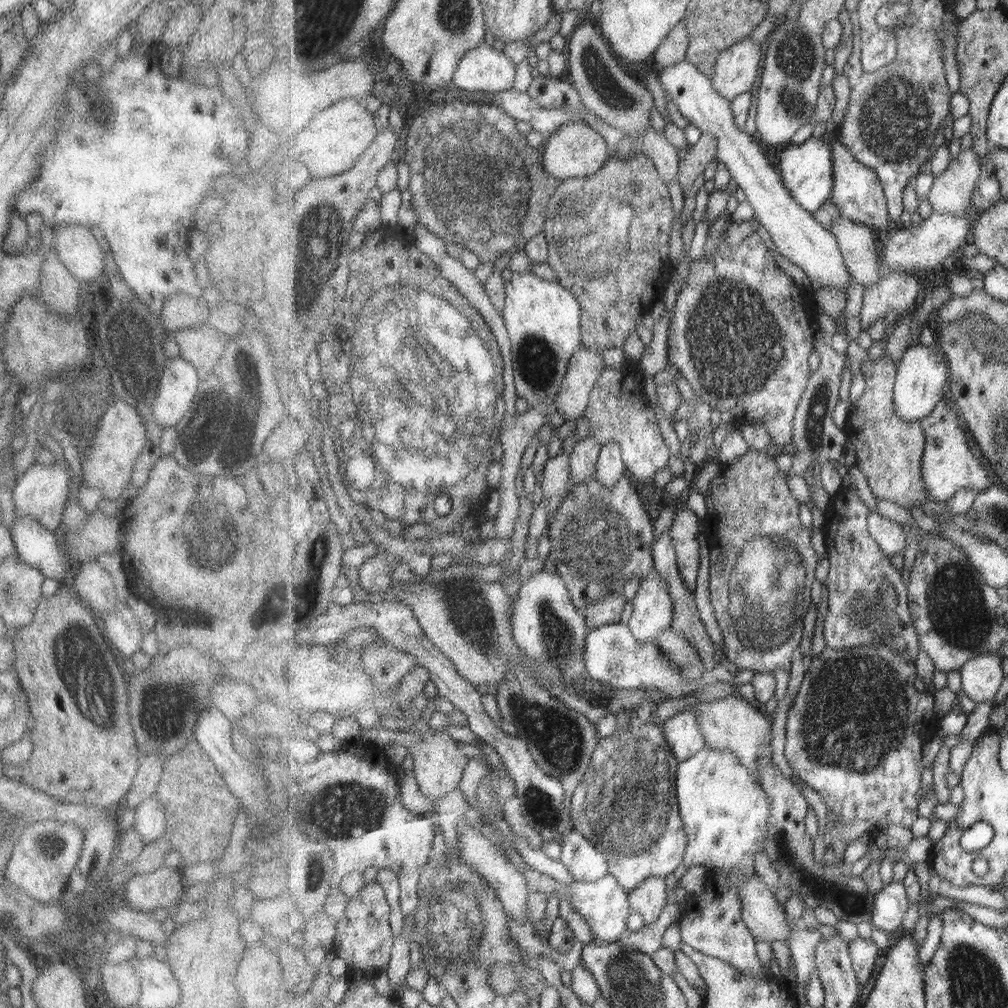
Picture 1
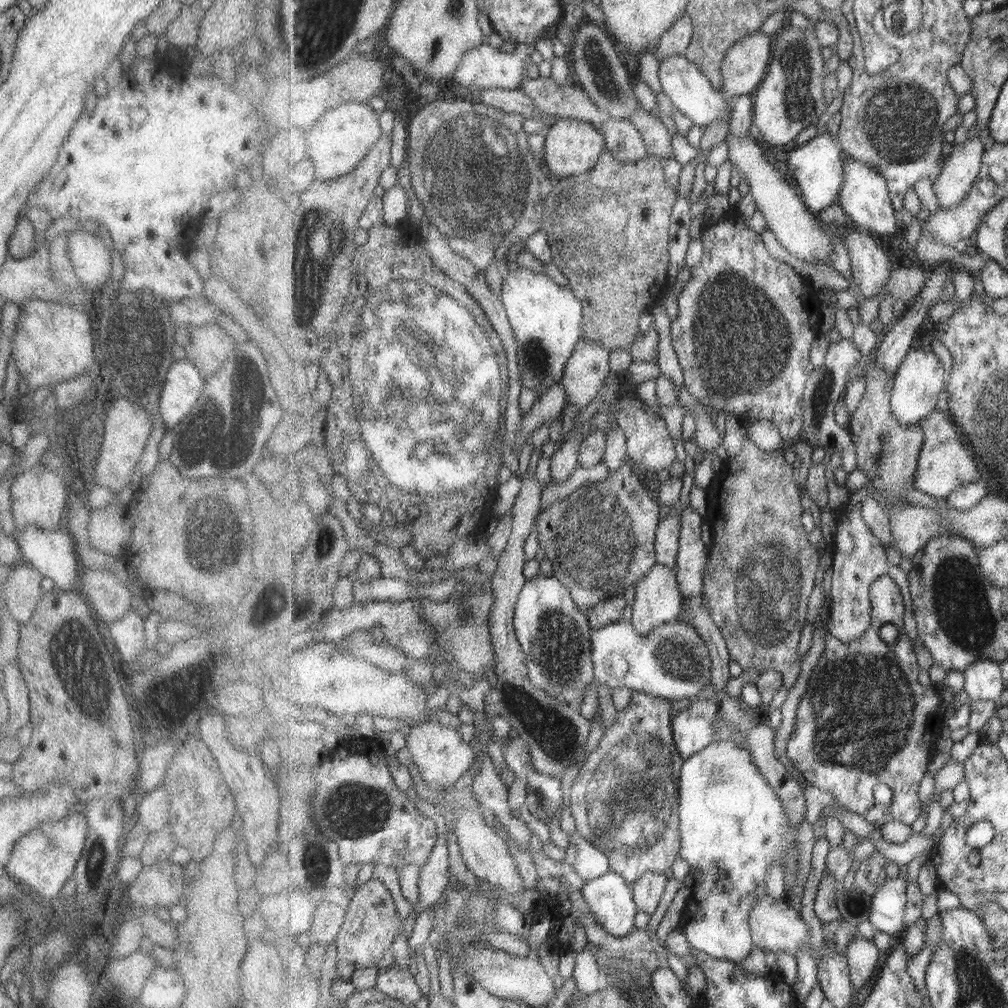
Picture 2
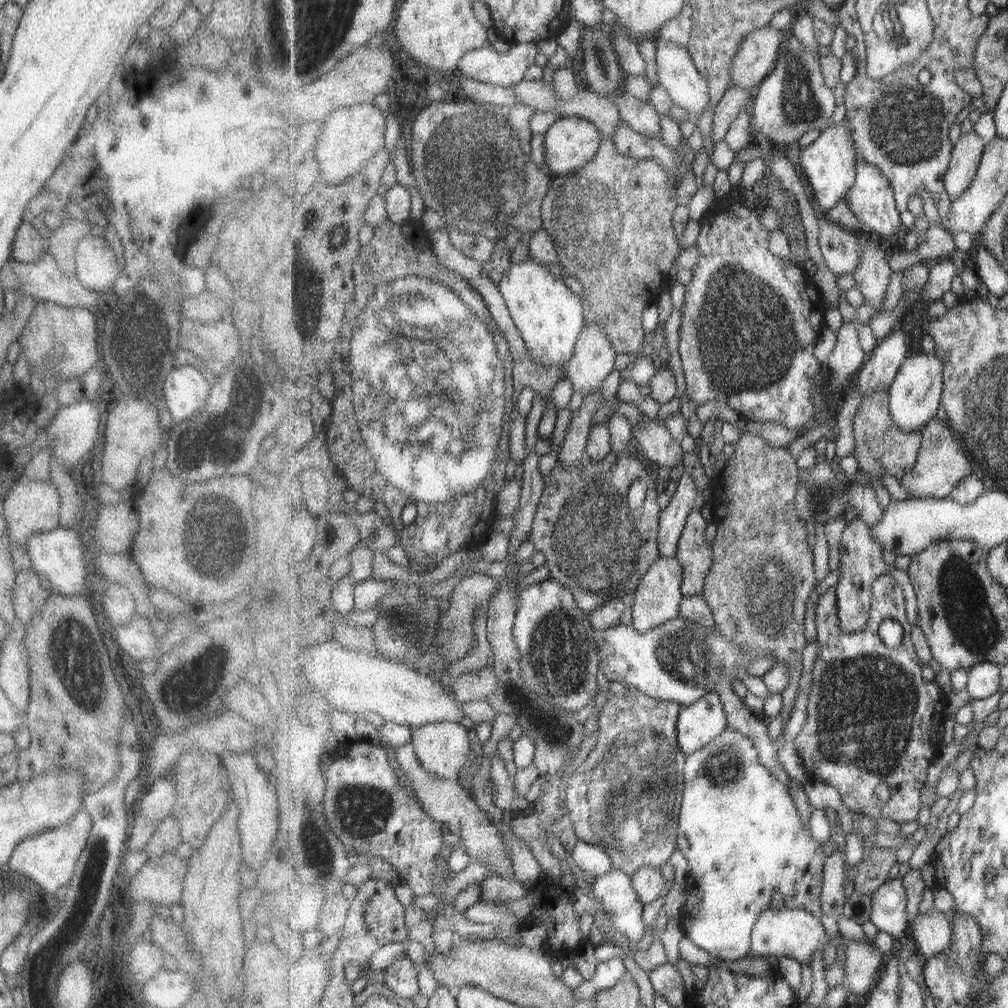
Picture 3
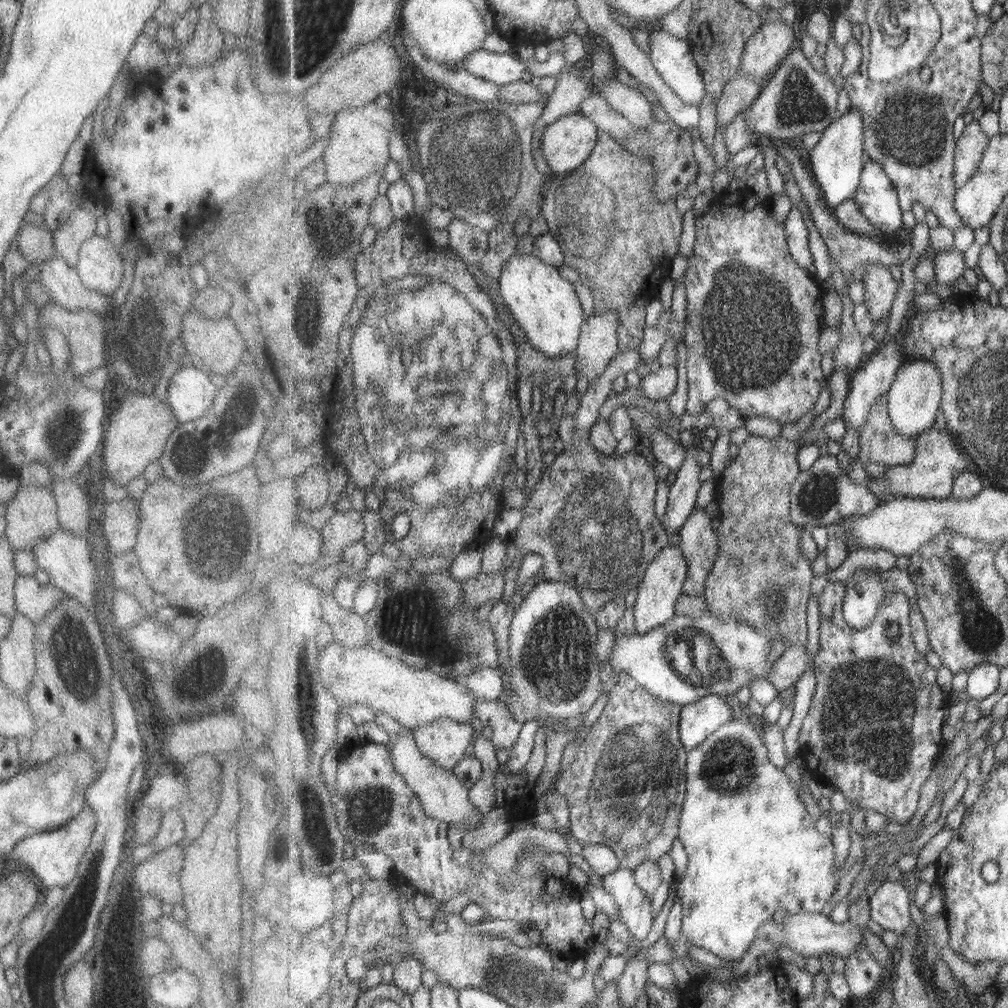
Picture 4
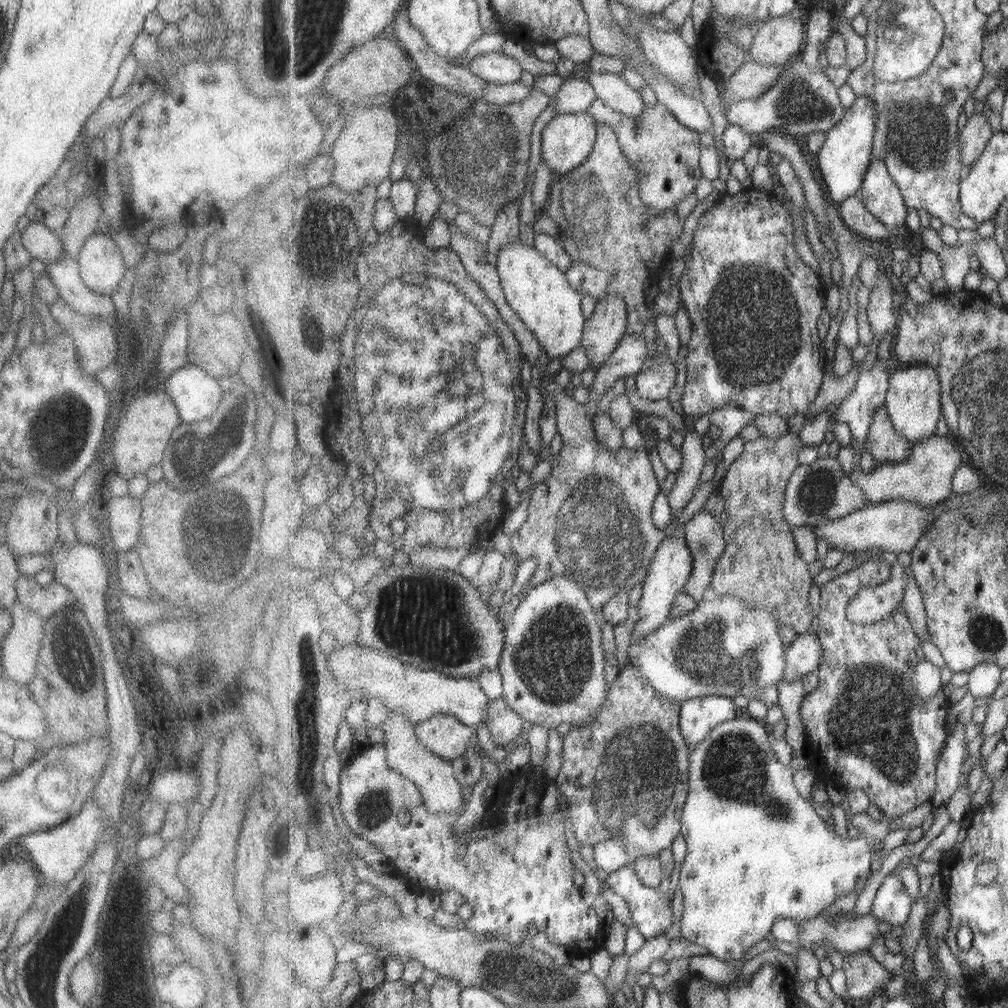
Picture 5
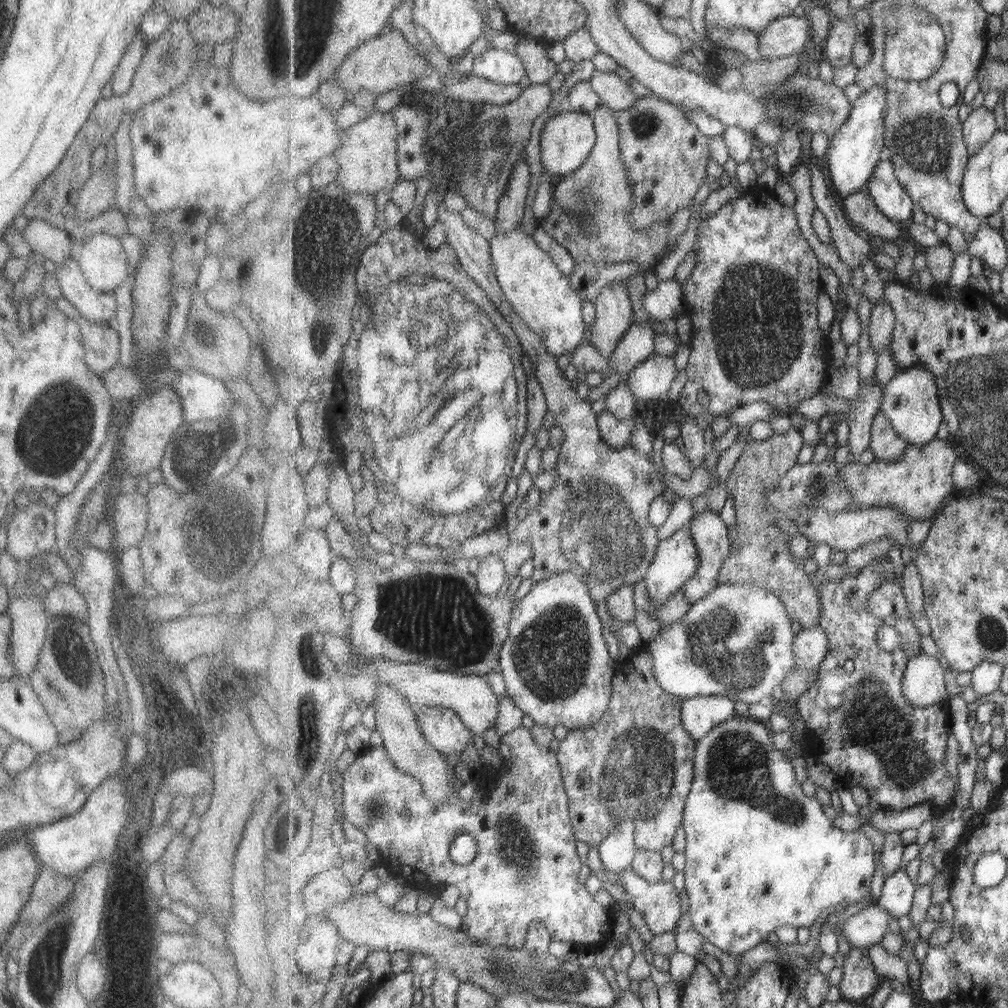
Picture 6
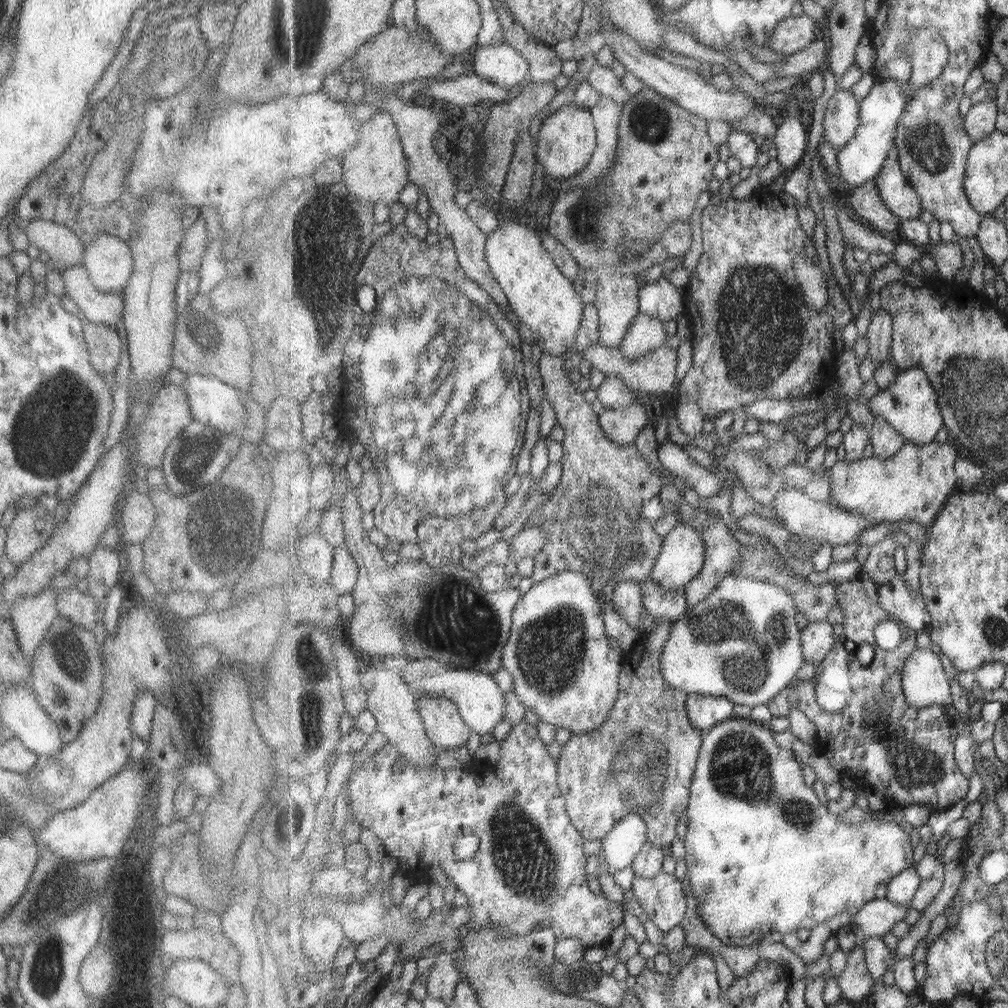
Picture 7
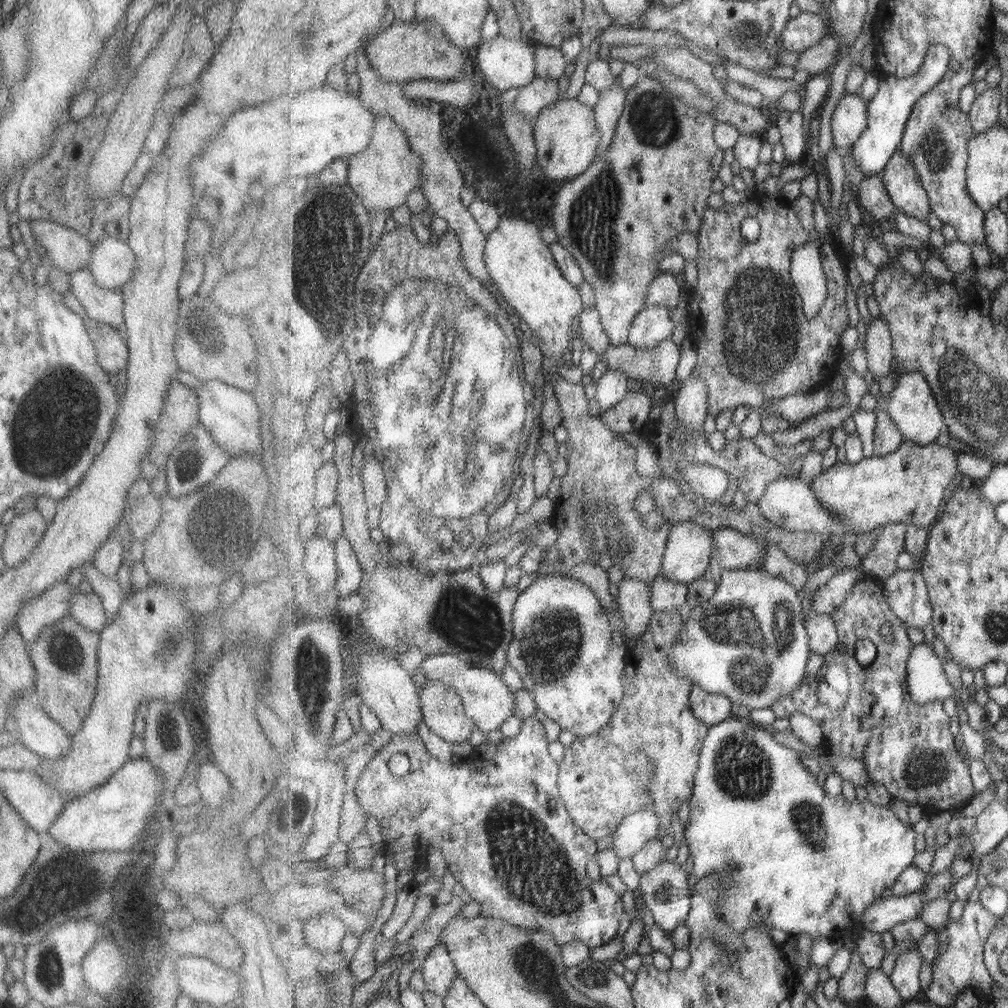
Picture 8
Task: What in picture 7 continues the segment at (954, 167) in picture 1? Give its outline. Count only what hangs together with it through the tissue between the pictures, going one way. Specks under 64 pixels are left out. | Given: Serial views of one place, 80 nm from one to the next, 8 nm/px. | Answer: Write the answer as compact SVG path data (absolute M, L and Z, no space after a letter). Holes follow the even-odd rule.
M984 98L971 106L965 117L965 125L974 143L981 142L998 129L999 111L997 102L991 98Z

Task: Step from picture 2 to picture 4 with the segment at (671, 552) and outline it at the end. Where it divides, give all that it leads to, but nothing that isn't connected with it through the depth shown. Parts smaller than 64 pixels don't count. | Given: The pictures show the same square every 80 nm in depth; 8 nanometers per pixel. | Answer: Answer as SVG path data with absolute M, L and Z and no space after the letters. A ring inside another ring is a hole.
M691 444L686 449L686 460L671 485L668 509L661 520L668 533L680 532L687 519L697 510L698 494L703 485L700 479L700 453L700 445Z

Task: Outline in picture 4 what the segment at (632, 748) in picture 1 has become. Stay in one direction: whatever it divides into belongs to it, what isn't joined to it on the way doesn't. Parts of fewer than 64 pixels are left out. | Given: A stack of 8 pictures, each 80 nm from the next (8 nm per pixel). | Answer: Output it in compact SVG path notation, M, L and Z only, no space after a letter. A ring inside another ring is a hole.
M622 676L623 694L615 690L615 700L609 700L599 722L590 728L577 749L571 765L556 782L556 789L567 799L570 812L570 832L583 847L610 847L621 860L621 869L635 870L645 861L659 862L673 848L680 833L680 818L686 801L688 750L680 739L682 707L665 702L639 685L635 678ZM653 798L653 802L651 802ZM629 802L629 810L621 810ZM653 816L653 818L651 818Z

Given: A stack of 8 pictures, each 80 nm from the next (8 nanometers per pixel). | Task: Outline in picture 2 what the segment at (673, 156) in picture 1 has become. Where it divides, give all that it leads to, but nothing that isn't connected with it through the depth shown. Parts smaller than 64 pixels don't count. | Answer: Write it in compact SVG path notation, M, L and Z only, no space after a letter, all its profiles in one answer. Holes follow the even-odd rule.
M643 109L638 110L632 116L631 123L641 131L651 155L660 159L663 164L666 164L667 157L673 158L672 135L665 128L665 124L659 121L653 113Z

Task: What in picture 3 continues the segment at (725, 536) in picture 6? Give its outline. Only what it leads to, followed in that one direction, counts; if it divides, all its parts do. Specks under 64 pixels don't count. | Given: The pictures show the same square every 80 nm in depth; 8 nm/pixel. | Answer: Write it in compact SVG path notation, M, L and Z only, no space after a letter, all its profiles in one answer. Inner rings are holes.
M699 508L693 509L678 544L676 557L683 565L684 596L702 596L707 575L714 565L712 534L706 531L707 521Z

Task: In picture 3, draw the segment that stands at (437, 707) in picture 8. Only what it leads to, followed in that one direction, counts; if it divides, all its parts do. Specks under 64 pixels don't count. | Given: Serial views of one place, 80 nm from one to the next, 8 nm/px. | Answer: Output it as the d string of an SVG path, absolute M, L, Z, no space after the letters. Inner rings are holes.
M449 721L420 726L411 730L411 741L415 745L415 752L421 761L421 766L437 779L458 779L459 773L470 764L471 744L469 744L467 726Z

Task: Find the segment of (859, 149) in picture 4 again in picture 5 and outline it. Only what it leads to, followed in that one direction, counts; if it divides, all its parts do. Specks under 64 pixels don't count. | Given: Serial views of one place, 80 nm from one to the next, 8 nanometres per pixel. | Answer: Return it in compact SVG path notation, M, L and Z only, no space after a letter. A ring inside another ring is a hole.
M871 96L856 97L854 103L845 111L843 118L829 132L818 152L818 166L823 181L833 196L835 203L843 203L849 198L858 196L865 180L865 173L875 161L876 100Z

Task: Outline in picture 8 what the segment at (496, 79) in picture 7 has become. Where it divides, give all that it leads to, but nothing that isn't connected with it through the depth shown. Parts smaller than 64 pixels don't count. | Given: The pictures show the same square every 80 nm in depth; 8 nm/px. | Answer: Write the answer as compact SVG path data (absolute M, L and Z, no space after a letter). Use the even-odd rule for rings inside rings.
M526 35L522 40L505 39L501 36L483 42L478 46L476 55L477 67L480 75L494 87L497 92L506 91L513 87L529 86L538 78L536 75L536 62L534 48L536 42Z

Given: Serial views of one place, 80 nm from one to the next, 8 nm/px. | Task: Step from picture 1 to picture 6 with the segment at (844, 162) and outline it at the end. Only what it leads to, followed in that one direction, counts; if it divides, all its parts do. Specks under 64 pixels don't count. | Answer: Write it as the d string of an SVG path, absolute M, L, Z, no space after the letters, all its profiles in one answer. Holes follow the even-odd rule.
M886 151L883 155L883 159L879 162L879 166L875 168L874 177L866 185L869 189L869 195L871 199L875 201L875 205L879 207L879 210L887 219L891 221L900 222L906 224L911 221L913 216L913 208L915 208L915 200L911 199L911 195L907 193L903 184L899 183L899 176L895 174L895 162L893 162L893 154Z

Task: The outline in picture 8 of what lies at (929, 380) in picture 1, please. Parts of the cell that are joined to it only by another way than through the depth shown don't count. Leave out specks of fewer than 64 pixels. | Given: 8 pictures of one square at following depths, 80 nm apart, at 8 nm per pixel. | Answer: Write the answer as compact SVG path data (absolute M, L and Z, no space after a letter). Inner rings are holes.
M911 371L899 374L897 385L890 397L881 395L878 398L867 393L862 400L859 409L868 411L884 410L897 423L899 430L903 434L904 441L918 443L926 446L937 441L937 436L945 428L945 418L943 416L938 399L935 398L934 390L930 382L921 371Z

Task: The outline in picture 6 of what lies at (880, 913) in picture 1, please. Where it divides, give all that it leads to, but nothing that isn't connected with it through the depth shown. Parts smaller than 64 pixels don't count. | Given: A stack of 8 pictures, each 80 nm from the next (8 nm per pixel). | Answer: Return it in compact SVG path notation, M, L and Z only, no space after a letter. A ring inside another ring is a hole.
M898 870L883 881L882 893L877 901L880 908L887 910L895 919L909 915L912 912L917 884L913 884L905 870Z

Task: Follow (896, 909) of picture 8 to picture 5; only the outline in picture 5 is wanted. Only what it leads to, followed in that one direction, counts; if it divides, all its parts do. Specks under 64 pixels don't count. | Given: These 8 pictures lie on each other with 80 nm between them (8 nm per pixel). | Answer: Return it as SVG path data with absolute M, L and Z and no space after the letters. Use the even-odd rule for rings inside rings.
M873 912L867 915L859 916L857 919L850 919L847 921L834 922L825 914L811 918L807 922L800 924L801 928L798 934L798 943L800 948L814 951L816 953L823 953L826 940L832 944L831 950L842 952L845 956L855 954L856 952L867 950L875 938L881 934L879 932L879 919L873 917Z

